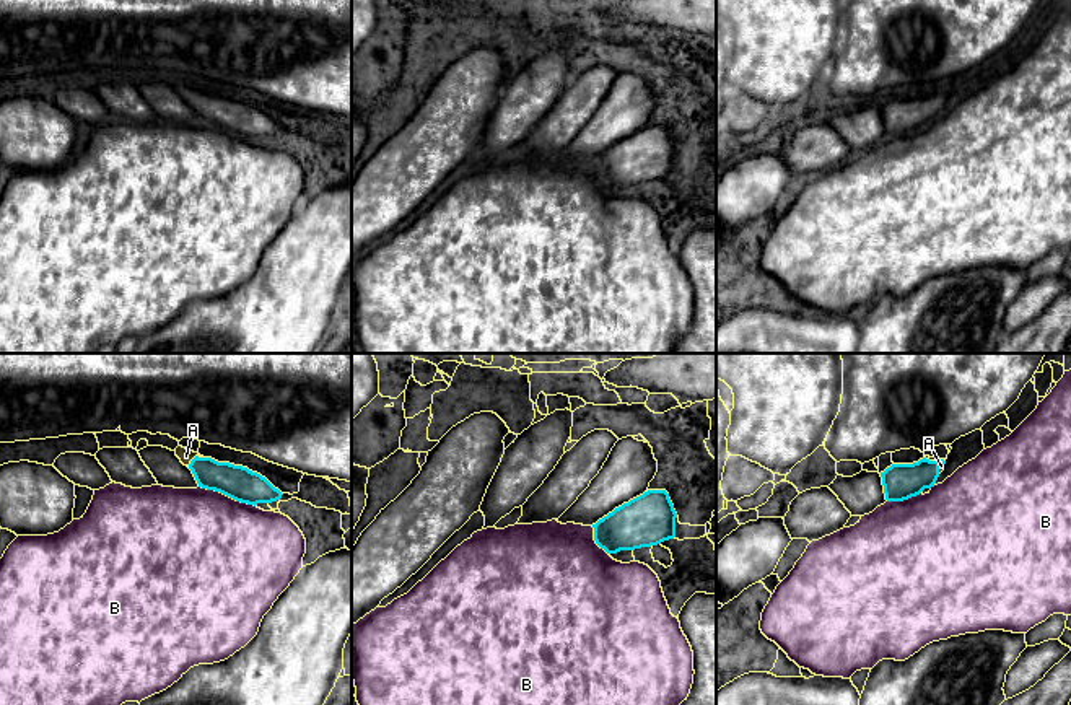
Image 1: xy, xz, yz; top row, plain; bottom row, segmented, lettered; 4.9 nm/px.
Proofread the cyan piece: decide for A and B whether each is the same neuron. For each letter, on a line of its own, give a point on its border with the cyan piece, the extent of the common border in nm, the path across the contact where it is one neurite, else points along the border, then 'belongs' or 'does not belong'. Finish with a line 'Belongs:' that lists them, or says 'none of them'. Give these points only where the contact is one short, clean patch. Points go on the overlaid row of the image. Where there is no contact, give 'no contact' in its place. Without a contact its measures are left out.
A: contact xy (194, 458); length 90 nm; way xy (238, 482), (212, 476), (194, 458), (186, 456); belongs
B: contact xy (227, 495); length 300 nm; does not belong
Belongs: A

